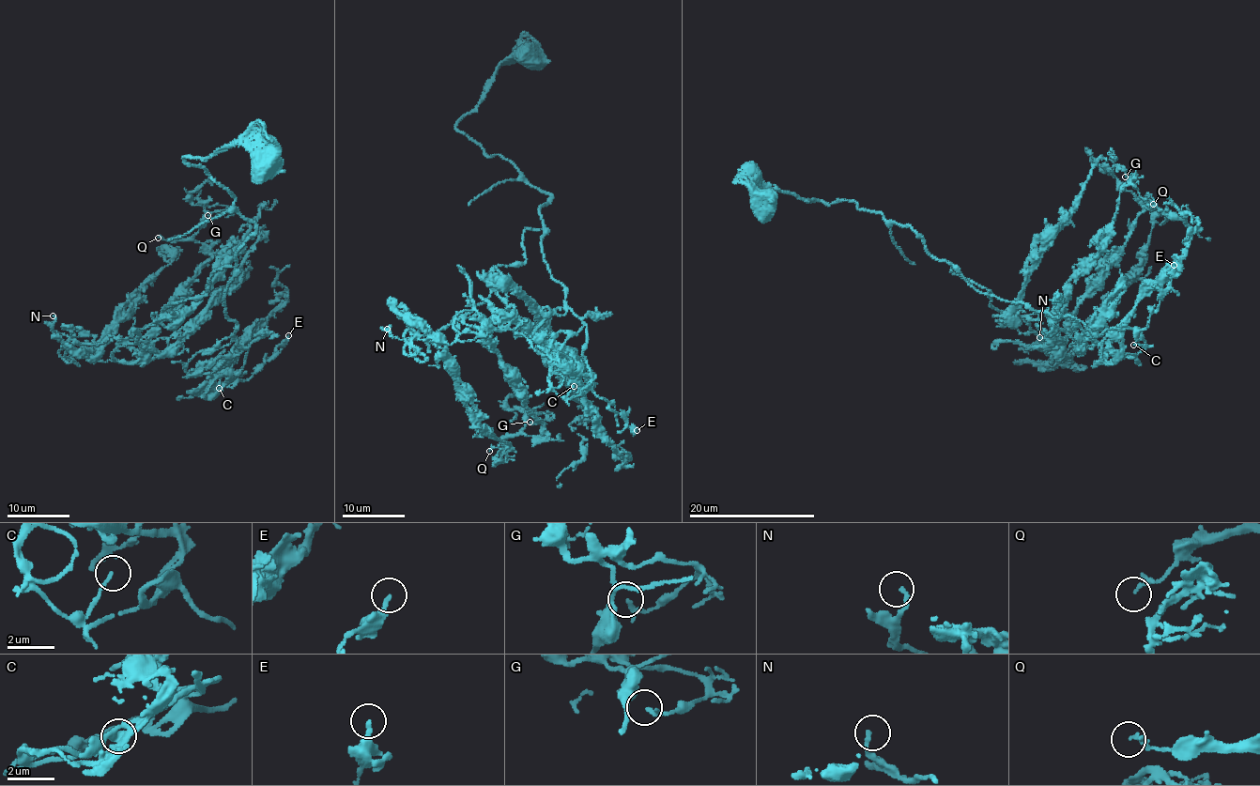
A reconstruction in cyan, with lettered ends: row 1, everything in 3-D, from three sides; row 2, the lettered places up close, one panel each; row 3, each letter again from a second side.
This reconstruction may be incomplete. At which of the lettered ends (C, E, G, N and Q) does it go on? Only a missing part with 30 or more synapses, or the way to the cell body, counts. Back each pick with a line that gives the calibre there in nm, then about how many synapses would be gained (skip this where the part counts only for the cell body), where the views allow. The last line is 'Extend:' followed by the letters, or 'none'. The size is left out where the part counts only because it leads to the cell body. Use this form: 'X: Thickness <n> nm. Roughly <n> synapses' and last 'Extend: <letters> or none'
Extend: none

